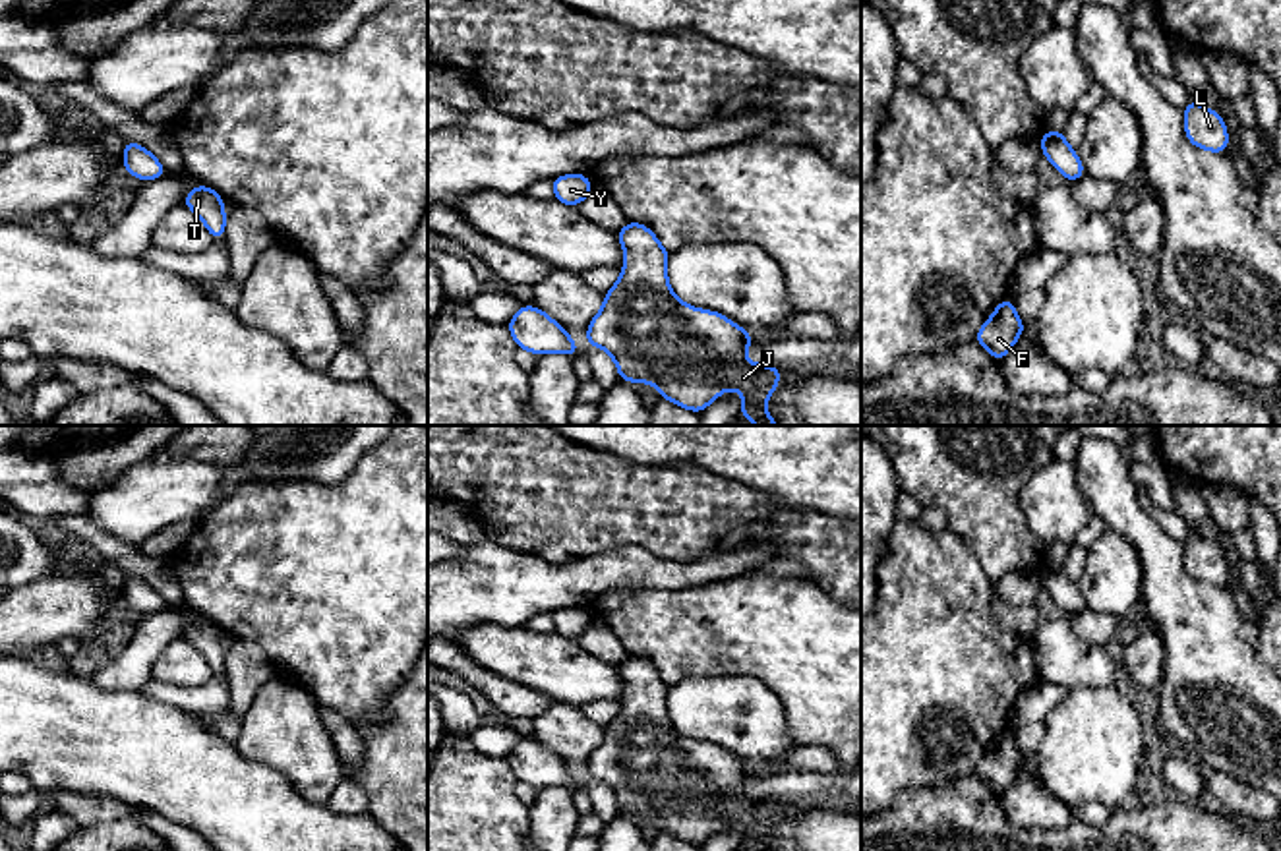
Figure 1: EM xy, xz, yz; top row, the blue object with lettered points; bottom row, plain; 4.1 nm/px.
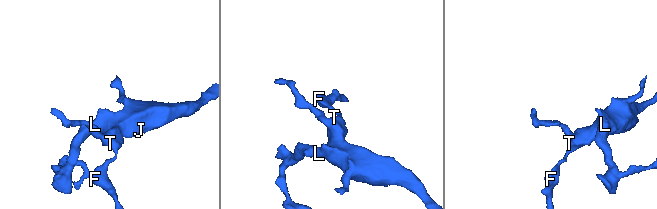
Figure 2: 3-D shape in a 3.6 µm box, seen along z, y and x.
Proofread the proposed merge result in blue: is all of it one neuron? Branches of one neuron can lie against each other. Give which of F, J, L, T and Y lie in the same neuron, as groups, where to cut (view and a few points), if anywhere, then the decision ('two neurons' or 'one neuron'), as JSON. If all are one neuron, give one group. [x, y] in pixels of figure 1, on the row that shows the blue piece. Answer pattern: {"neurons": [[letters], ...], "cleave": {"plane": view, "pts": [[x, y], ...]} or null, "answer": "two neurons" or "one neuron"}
{"neurons": [["F", "J", "L", "T", "Y"]], "cleave": null, "answer": "one neuron"}

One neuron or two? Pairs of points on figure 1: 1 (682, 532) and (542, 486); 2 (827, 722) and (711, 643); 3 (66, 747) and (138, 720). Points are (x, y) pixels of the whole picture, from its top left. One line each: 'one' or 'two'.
1: one
2: one
3: one

